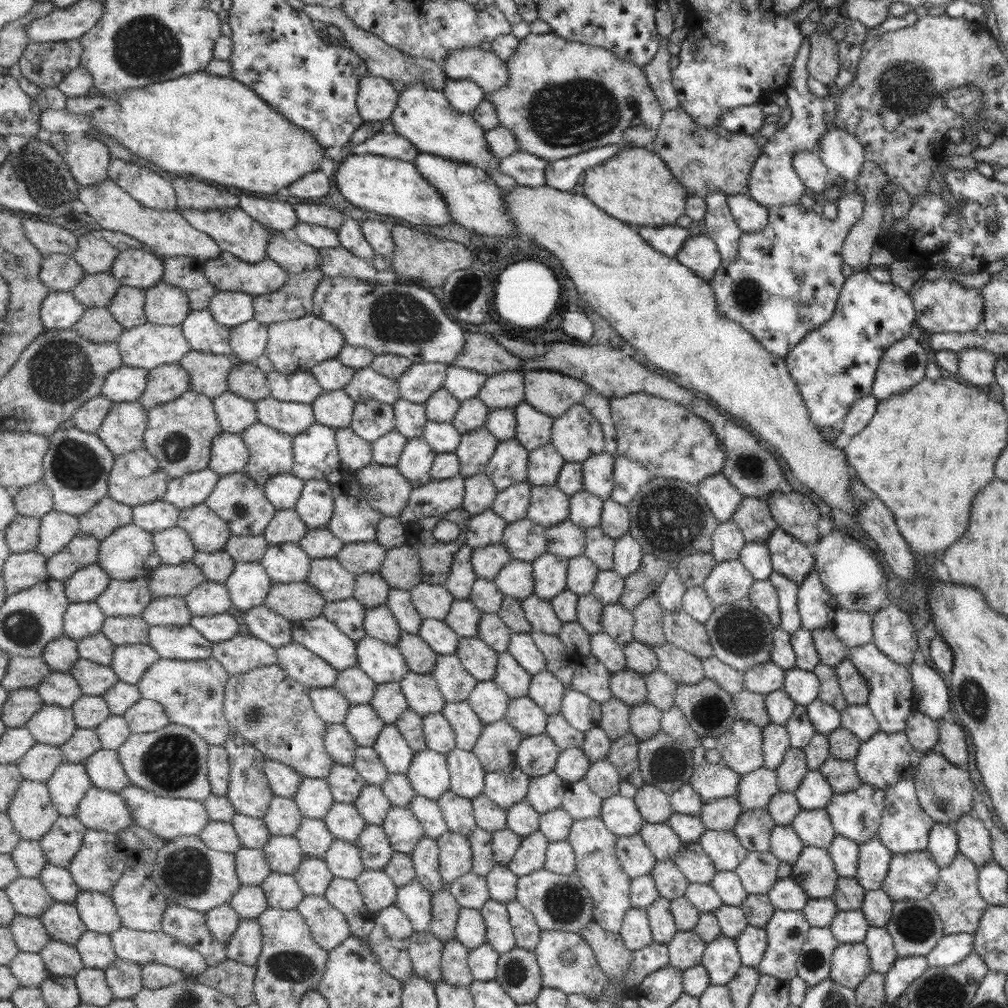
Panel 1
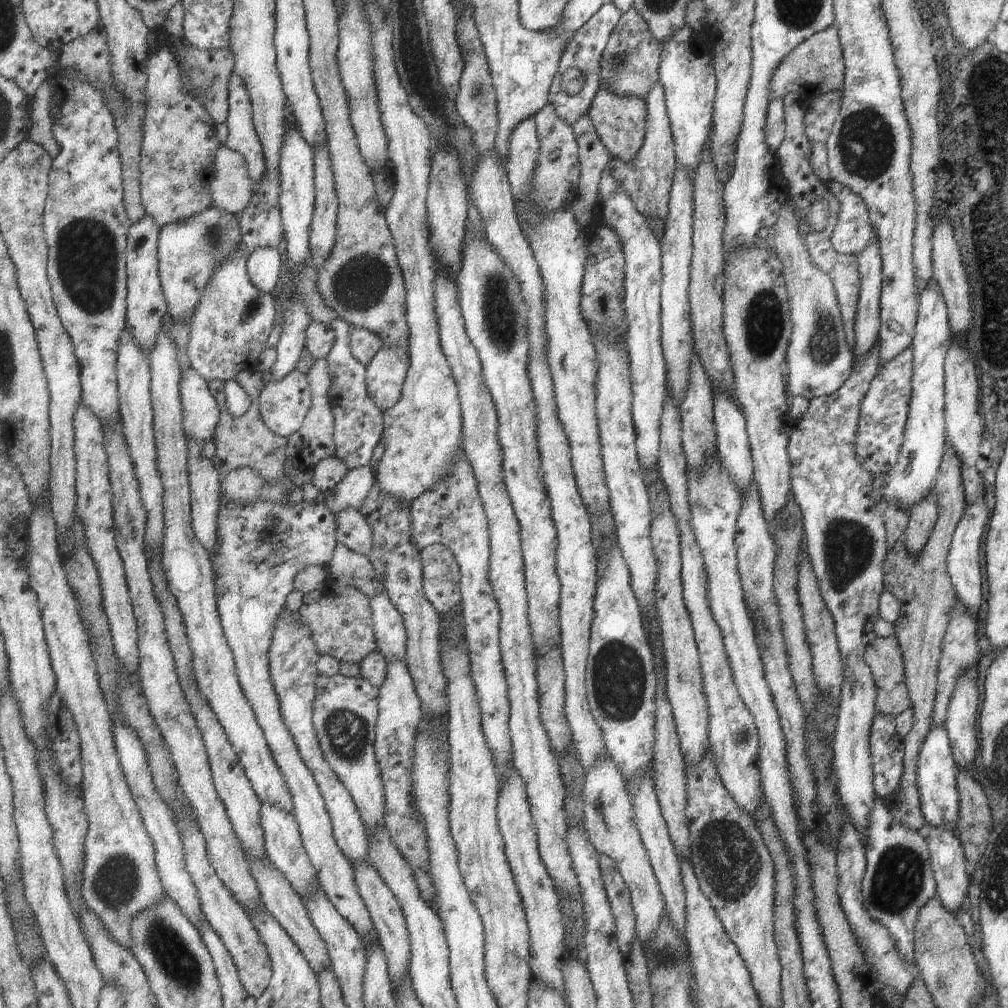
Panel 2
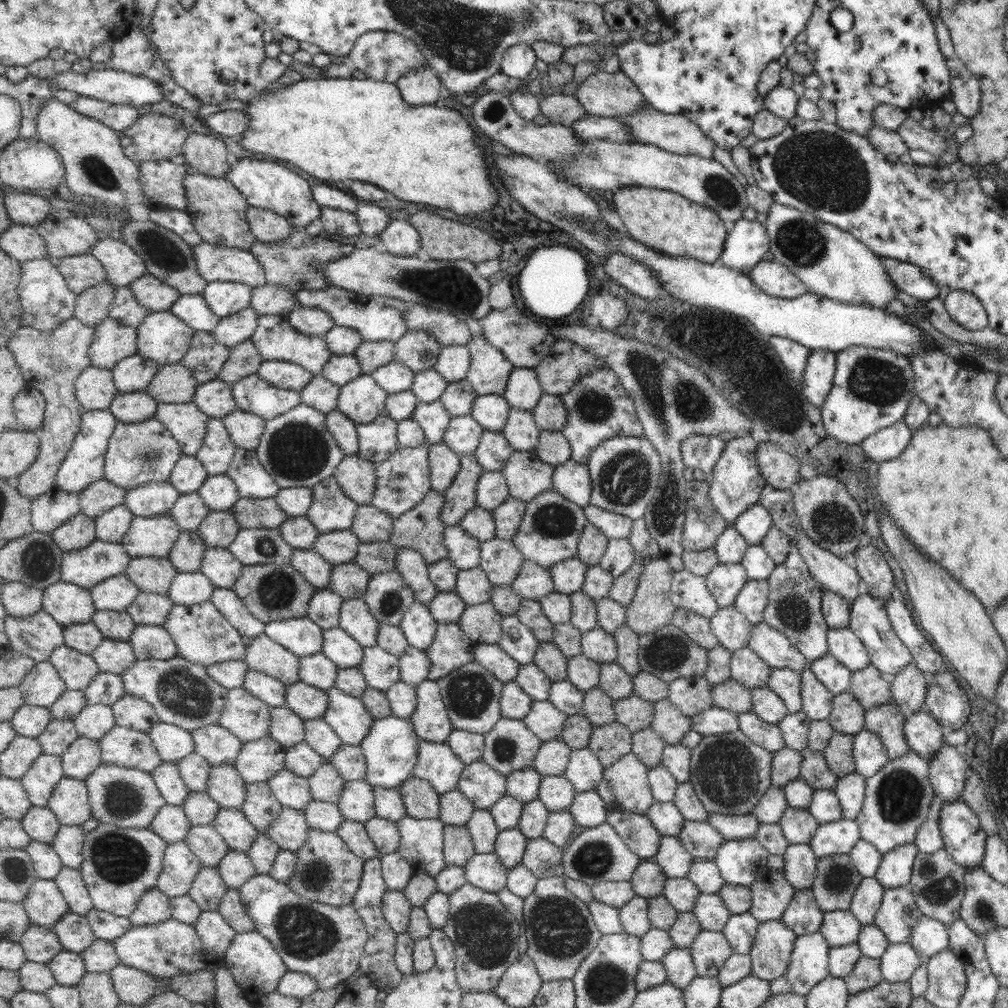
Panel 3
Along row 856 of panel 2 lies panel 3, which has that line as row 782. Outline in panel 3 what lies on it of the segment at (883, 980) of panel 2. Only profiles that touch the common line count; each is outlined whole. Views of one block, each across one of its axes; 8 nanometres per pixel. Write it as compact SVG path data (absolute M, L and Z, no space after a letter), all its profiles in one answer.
M855 772L836 777L832 791L837 797L842 818L854 820L864 799L864 778Z

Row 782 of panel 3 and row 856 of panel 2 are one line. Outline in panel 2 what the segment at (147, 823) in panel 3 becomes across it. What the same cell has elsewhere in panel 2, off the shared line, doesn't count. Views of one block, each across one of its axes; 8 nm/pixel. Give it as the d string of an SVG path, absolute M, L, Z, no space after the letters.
M46 500L43 505L33 504L27 541L30 584L40 597L44 629L56 672L56 690L74 714L81 737L84 807L89 821L81 893L88 908L100 916L112 938L129 949L134 918L161 902L167 892L160 877L152 836L145 826L116 749L114 718L101 688L98 664L81 618L77 594L68 581L51 500Z

